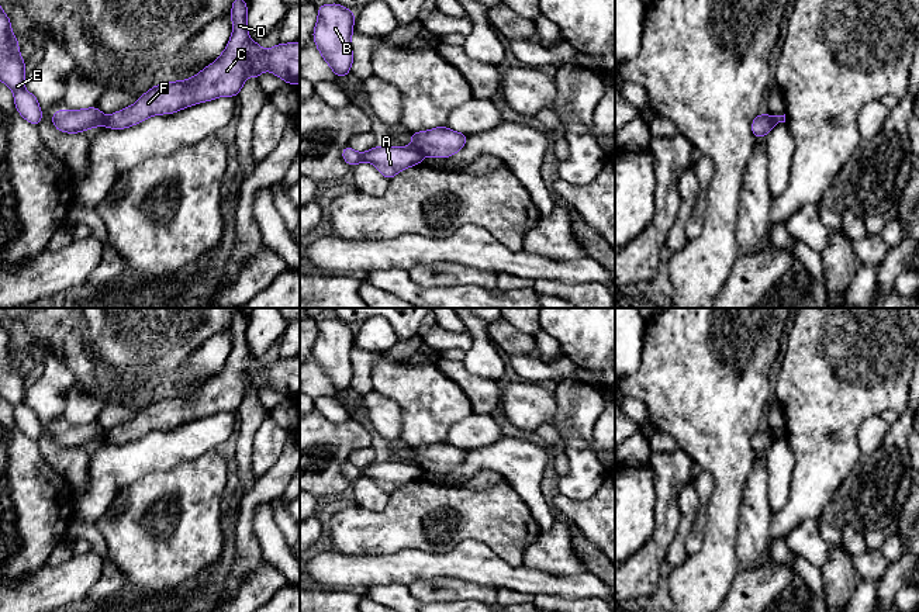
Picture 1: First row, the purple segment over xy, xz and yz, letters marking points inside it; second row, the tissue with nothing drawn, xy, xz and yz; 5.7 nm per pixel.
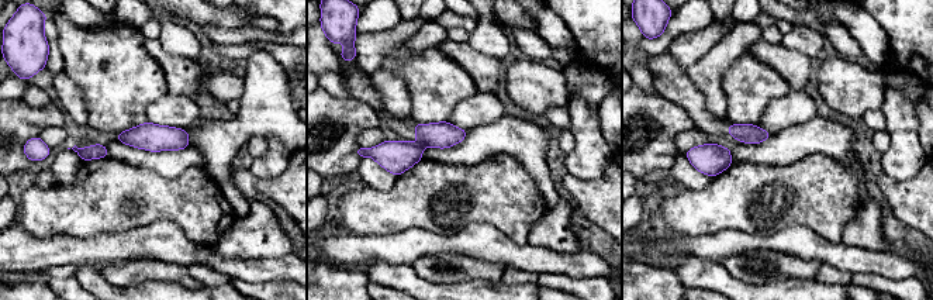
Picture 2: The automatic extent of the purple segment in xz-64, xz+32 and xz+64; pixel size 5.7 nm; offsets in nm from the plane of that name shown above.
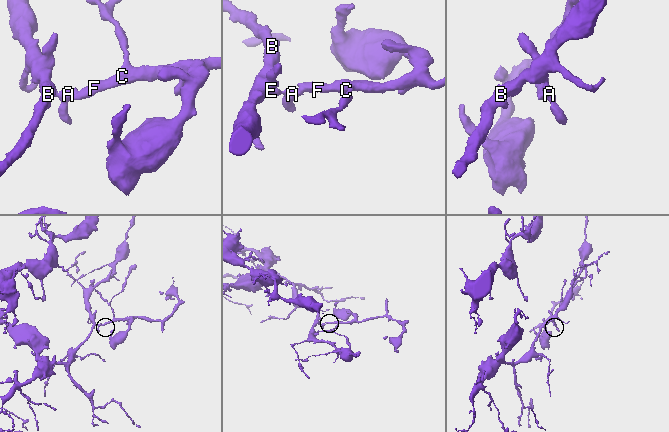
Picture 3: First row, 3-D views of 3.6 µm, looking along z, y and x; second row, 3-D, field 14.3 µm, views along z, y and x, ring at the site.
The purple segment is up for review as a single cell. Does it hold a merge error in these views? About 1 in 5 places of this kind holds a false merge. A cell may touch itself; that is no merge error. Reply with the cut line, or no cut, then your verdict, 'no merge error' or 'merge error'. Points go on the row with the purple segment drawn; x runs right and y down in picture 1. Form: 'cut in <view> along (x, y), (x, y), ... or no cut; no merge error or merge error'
cut in xz along (413, 145), (424, 154); merge error

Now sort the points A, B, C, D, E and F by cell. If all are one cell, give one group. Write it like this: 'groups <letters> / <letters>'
groups A B E / C D F

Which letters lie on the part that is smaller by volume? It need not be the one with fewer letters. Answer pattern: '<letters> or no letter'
C, D, F

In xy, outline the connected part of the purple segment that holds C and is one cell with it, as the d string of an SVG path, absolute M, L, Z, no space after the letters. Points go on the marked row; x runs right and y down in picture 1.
M234 0L231 18L232 18L232 35L224 52L220 58L204 68L200 73L189 80L179 80L172 83L156 84L132 106L106 117L103 127L113 129L124 129L131 125L139 124L145 118L159 114L173 114L193 104L210 101L222 96L235 97L248 76L253 76L259 80L259 75L265 70L270 70L273 75L281 77L286 83L300 84L300 44L277 44L270 49L262 49L258 42L249 39L246 25L248 6L243 0Z

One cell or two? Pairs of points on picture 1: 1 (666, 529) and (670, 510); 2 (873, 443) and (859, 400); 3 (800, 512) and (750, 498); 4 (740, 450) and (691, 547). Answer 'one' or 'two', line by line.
1: one
2: two
3: two
4: two

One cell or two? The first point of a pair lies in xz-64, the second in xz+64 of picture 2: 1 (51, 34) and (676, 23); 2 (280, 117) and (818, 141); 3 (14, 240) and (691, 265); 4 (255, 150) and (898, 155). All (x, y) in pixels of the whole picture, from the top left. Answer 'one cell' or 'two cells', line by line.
1: two cells
2: one cell
3: two cells
4: two cells

